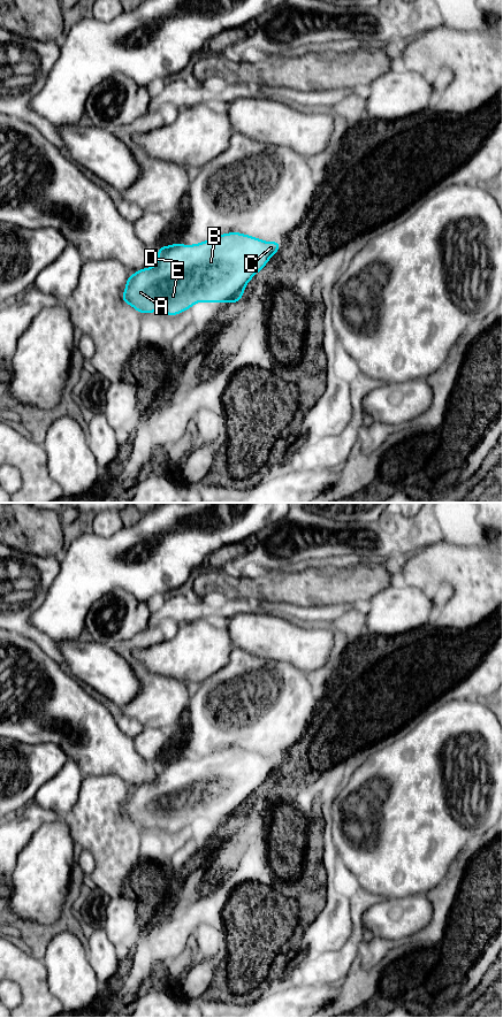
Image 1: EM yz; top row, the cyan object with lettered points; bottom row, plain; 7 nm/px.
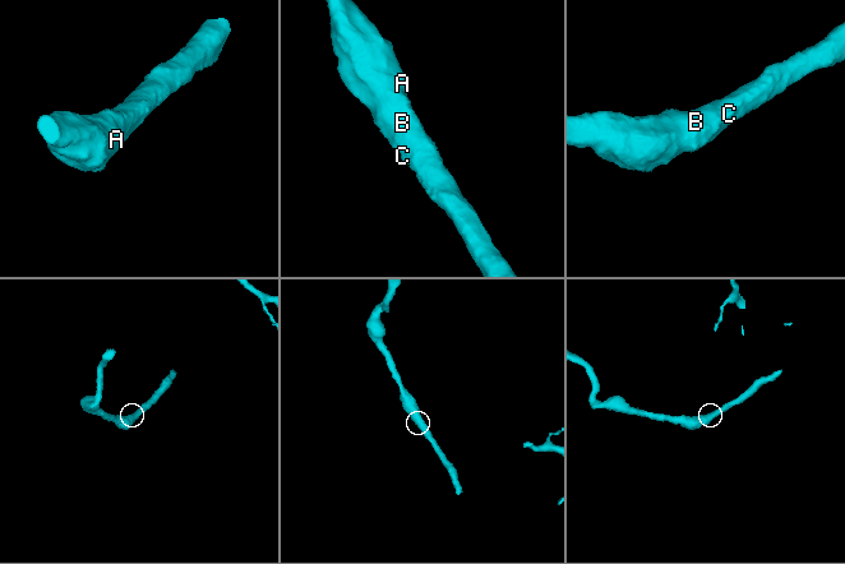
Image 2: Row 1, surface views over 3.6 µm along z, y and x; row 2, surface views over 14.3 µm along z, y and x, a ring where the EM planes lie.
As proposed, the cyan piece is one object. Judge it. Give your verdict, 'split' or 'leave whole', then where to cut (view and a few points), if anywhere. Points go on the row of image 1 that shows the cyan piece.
leave whole | no cut

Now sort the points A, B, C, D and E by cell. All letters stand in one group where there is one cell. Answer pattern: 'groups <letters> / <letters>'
groups A B C D E

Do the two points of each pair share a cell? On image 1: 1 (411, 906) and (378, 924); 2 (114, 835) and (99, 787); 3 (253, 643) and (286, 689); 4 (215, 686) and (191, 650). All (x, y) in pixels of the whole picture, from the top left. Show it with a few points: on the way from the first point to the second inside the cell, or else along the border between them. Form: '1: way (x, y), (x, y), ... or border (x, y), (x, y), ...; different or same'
1: way (403, 915), (399, 918), (386, 919); same
2: way (105, 824), (99, 818), (99, 798); same
3: border (267, 658), (284, 660), (294, 666); different
4: border (227, 664), (198, 684); different

